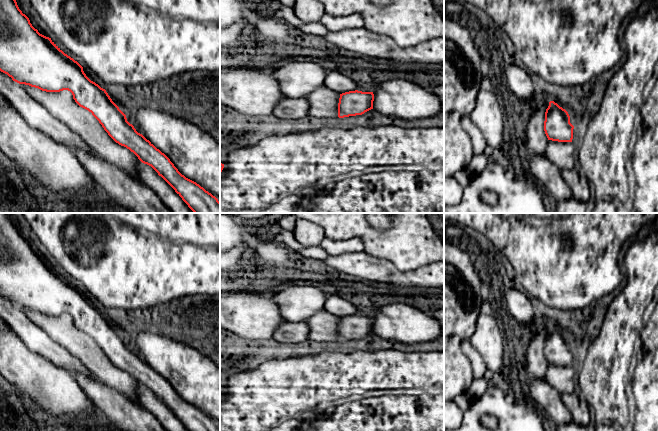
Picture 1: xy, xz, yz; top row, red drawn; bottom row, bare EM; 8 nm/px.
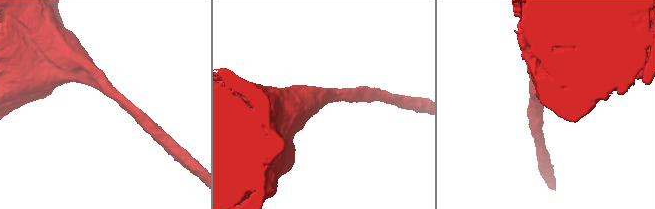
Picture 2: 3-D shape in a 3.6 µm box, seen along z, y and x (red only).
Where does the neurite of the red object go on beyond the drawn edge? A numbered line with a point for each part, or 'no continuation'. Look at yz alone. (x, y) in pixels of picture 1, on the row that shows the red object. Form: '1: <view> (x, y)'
no continuation

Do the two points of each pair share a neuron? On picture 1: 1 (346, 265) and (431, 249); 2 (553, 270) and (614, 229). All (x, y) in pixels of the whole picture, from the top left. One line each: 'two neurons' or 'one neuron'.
1: two neurons
2: one neuron

